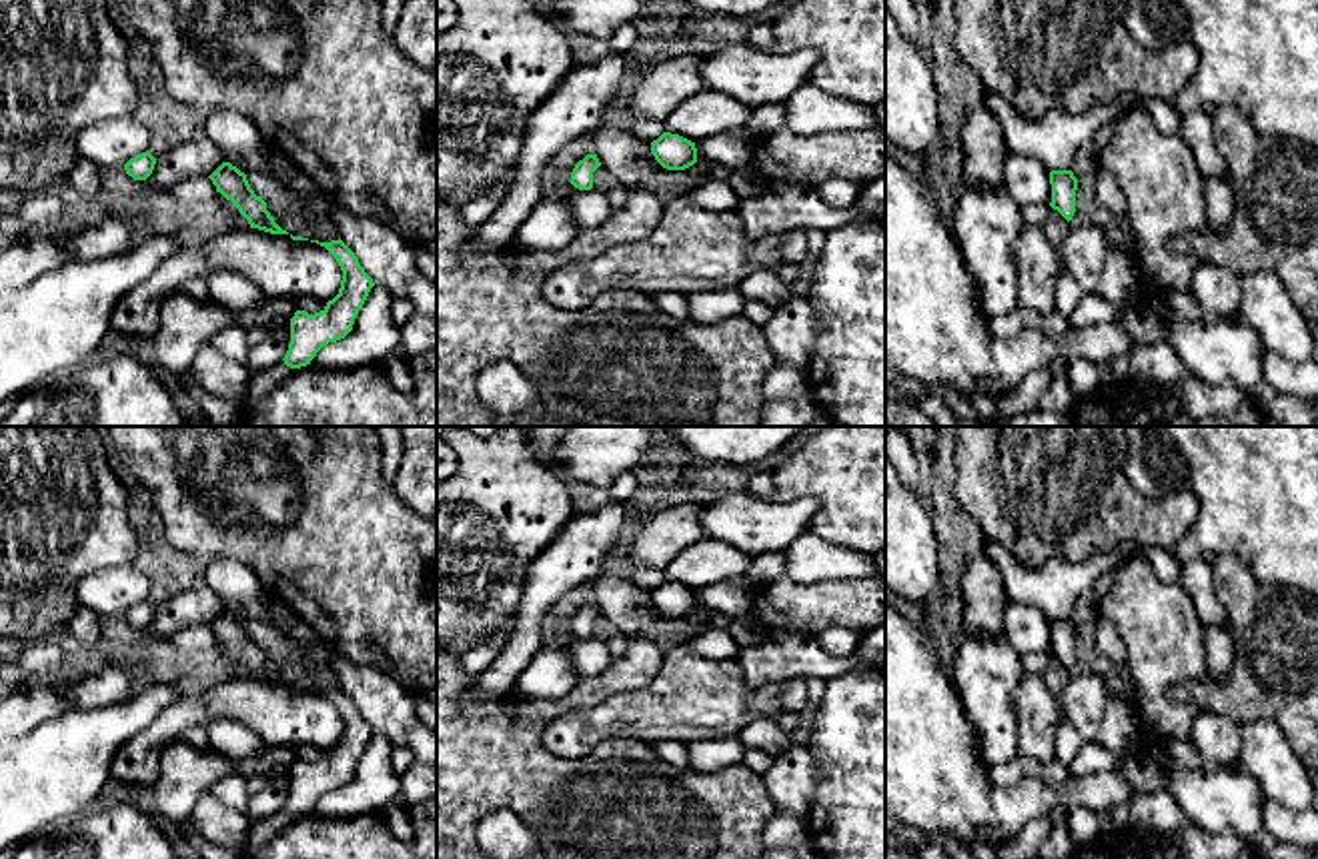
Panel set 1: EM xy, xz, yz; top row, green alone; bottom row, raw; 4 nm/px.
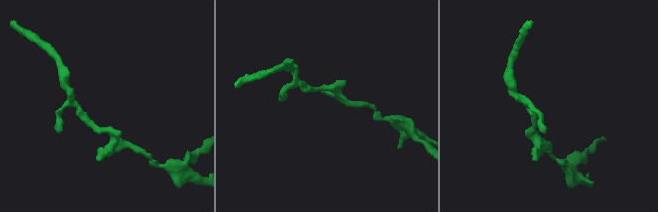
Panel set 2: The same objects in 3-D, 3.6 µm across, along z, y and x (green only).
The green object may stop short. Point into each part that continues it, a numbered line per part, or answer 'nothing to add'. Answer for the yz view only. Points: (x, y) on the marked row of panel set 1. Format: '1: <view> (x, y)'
nothing to add

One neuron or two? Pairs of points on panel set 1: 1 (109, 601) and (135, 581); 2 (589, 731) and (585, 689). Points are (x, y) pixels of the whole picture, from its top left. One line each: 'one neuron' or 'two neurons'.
1: one neuron
2: two neurons

